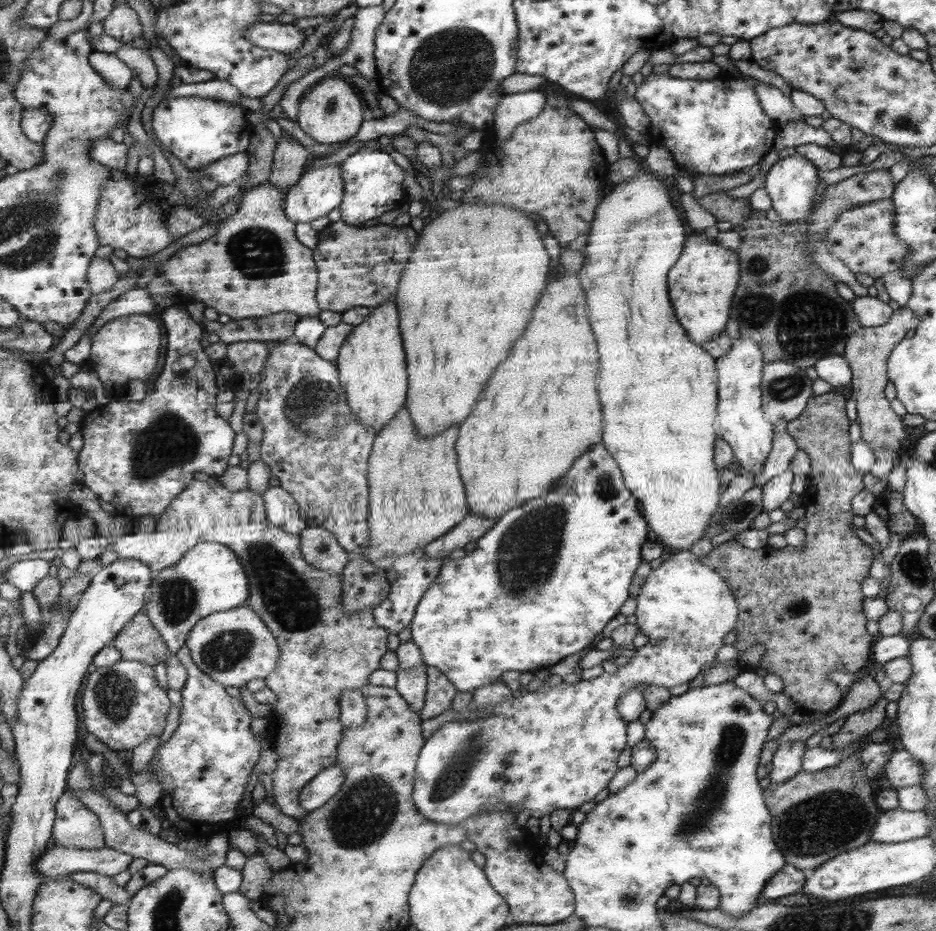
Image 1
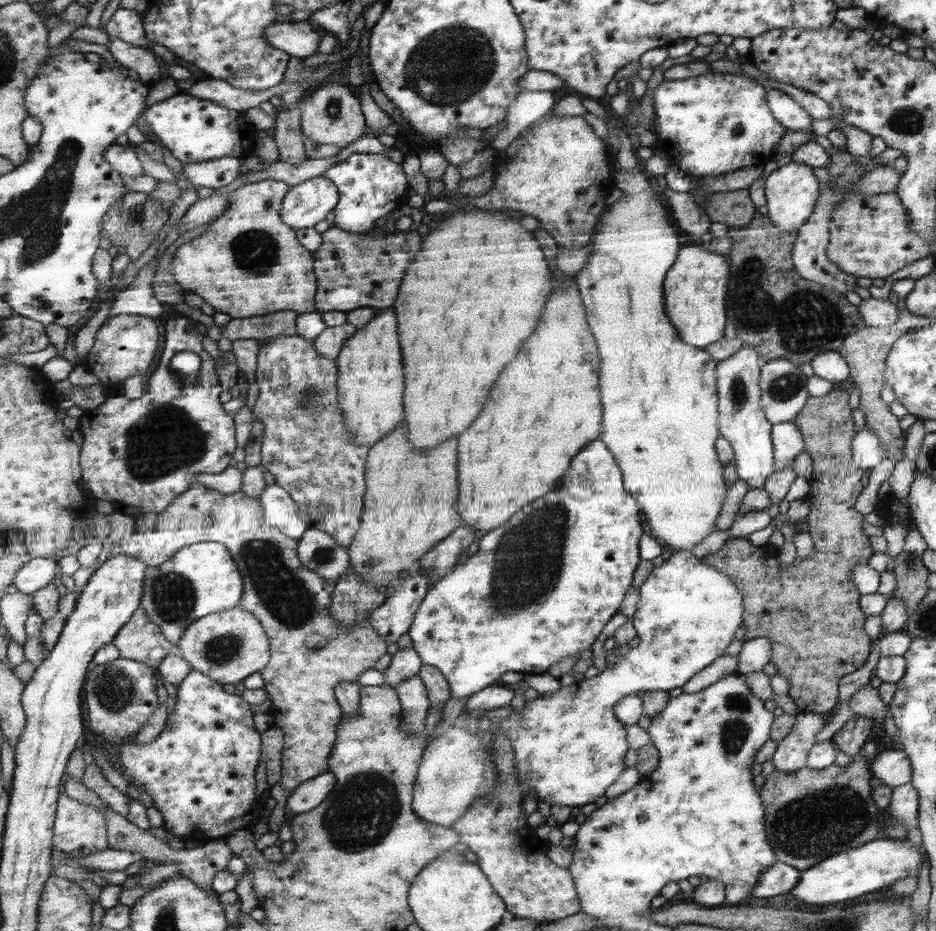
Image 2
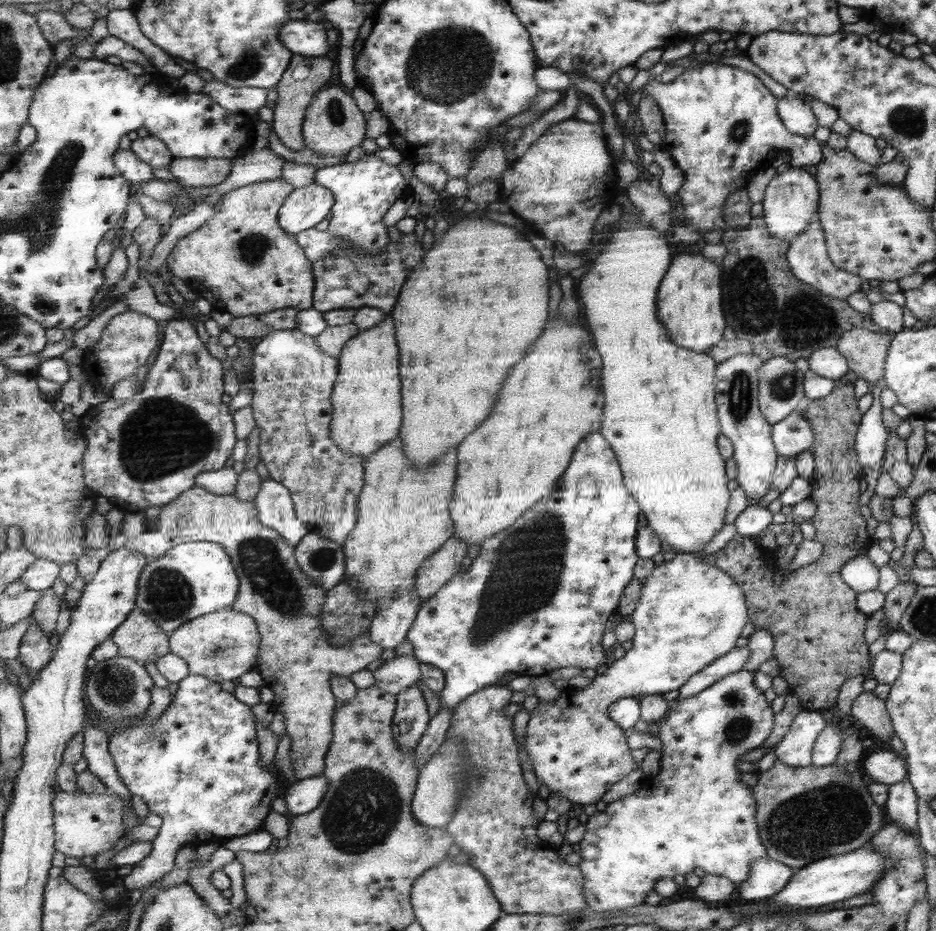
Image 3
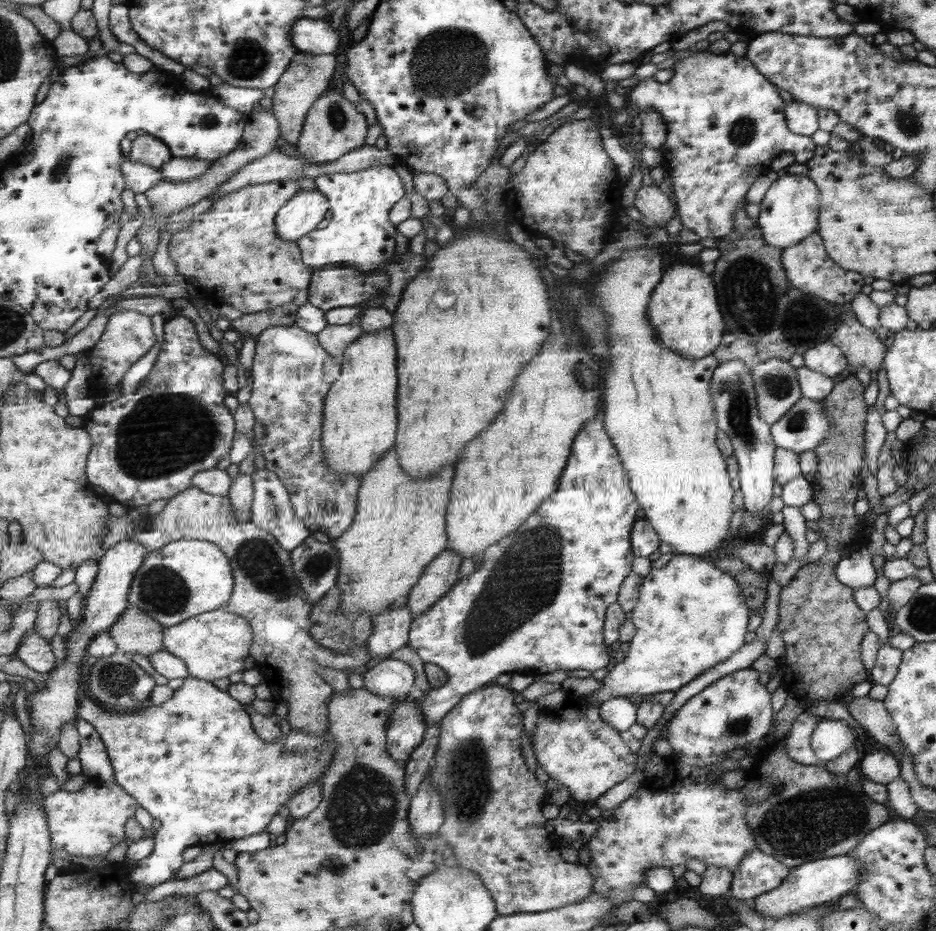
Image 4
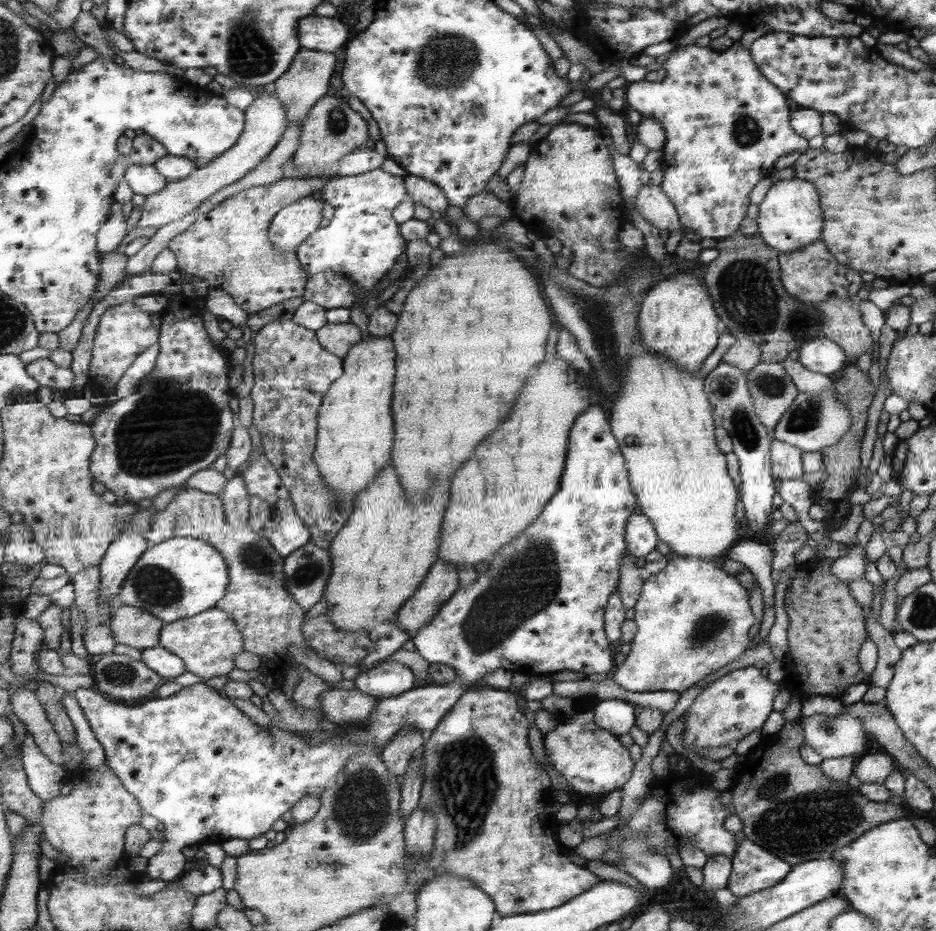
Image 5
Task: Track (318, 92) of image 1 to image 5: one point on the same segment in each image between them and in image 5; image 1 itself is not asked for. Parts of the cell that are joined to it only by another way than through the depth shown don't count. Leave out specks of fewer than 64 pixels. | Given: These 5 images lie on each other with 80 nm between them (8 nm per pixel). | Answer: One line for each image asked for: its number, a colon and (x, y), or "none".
2: (332, 115)
3: (334, 125)
4: (335, 126)
5: (333, 130)

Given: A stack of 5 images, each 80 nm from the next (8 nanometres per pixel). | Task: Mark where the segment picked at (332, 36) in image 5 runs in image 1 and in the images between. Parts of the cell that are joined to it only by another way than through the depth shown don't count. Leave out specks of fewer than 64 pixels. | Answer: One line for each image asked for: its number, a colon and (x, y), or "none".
1: (287, 38)
2: (298, 38)
3: (303, 37)
4: (317, 36)

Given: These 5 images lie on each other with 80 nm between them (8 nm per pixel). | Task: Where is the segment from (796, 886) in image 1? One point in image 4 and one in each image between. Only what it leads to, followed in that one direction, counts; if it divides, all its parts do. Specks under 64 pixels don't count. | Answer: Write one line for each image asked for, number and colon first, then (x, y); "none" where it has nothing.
2: (776, 879)
3: (766, 877)
4: (757, 872)

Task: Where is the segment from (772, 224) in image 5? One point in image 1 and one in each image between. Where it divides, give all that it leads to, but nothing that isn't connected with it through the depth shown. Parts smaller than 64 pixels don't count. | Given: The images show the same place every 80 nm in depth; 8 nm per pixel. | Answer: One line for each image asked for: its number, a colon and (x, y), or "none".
1: (790, 183)
2: (791, 190)
3: (790, 202)
4: (788, 213)

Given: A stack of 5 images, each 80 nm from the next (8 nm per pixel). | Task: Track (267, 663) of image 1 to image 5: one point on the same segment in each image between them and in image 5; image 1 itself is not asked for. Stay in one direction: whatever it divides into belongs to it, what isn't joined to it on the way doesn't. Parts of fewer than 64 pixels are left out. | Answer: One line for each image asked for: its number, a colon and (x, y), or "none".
2: (228, 646)
3: (223, 645)
4: (215, 644)
5: (209, 643)

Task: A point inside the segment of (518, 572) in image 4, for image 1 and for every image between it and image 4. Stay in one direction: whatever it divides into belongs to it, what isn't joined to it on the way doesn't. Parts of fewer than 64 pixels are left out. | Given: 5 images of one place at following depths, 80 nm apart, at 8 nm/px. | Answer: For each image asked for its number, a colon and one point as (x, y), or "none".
1: (579, 548)
2: (495, 612)
3: (545, 608)

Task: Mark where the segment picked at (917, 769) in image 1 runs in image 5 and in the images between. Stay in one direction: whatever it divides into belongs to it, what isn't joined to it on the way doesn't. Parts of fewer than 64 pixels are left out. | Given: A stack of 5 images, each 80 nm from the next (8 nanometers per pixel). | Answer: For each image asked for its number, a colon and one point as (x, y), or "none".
2: (891, 768)
3: (885, 767)
4: (877, 767)
5: (875, 768)

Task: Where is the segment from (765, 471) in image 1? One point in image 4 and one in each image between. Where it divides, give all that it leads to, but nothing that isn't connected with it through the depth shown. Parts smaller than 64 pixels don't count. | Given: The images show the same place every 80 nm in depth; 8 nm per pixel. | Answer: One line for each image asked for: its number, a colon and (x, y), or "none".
2: (788, 443)
3: (792, 435)
4: (803, 427)

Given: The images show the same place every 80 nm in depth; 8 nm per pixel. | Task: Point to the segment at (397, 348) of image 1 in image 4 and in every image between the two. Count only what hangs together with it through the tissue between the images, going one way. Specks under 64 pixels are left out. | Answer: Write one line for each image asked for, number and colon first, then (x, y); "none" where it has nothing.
2: (370, 385)
3: (367, 395)
4: (361, 415)

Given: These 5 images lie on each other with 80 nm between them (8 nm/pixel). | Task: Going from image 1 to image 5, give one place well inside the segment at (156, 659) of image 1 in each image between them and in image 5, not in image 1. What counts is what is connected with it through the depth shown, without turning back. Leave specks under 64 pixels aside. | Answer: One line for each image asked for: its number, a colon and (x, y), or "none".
2: (141, 639)
3: (140, 637)
4: (135, 632)
5: (133, 626)

